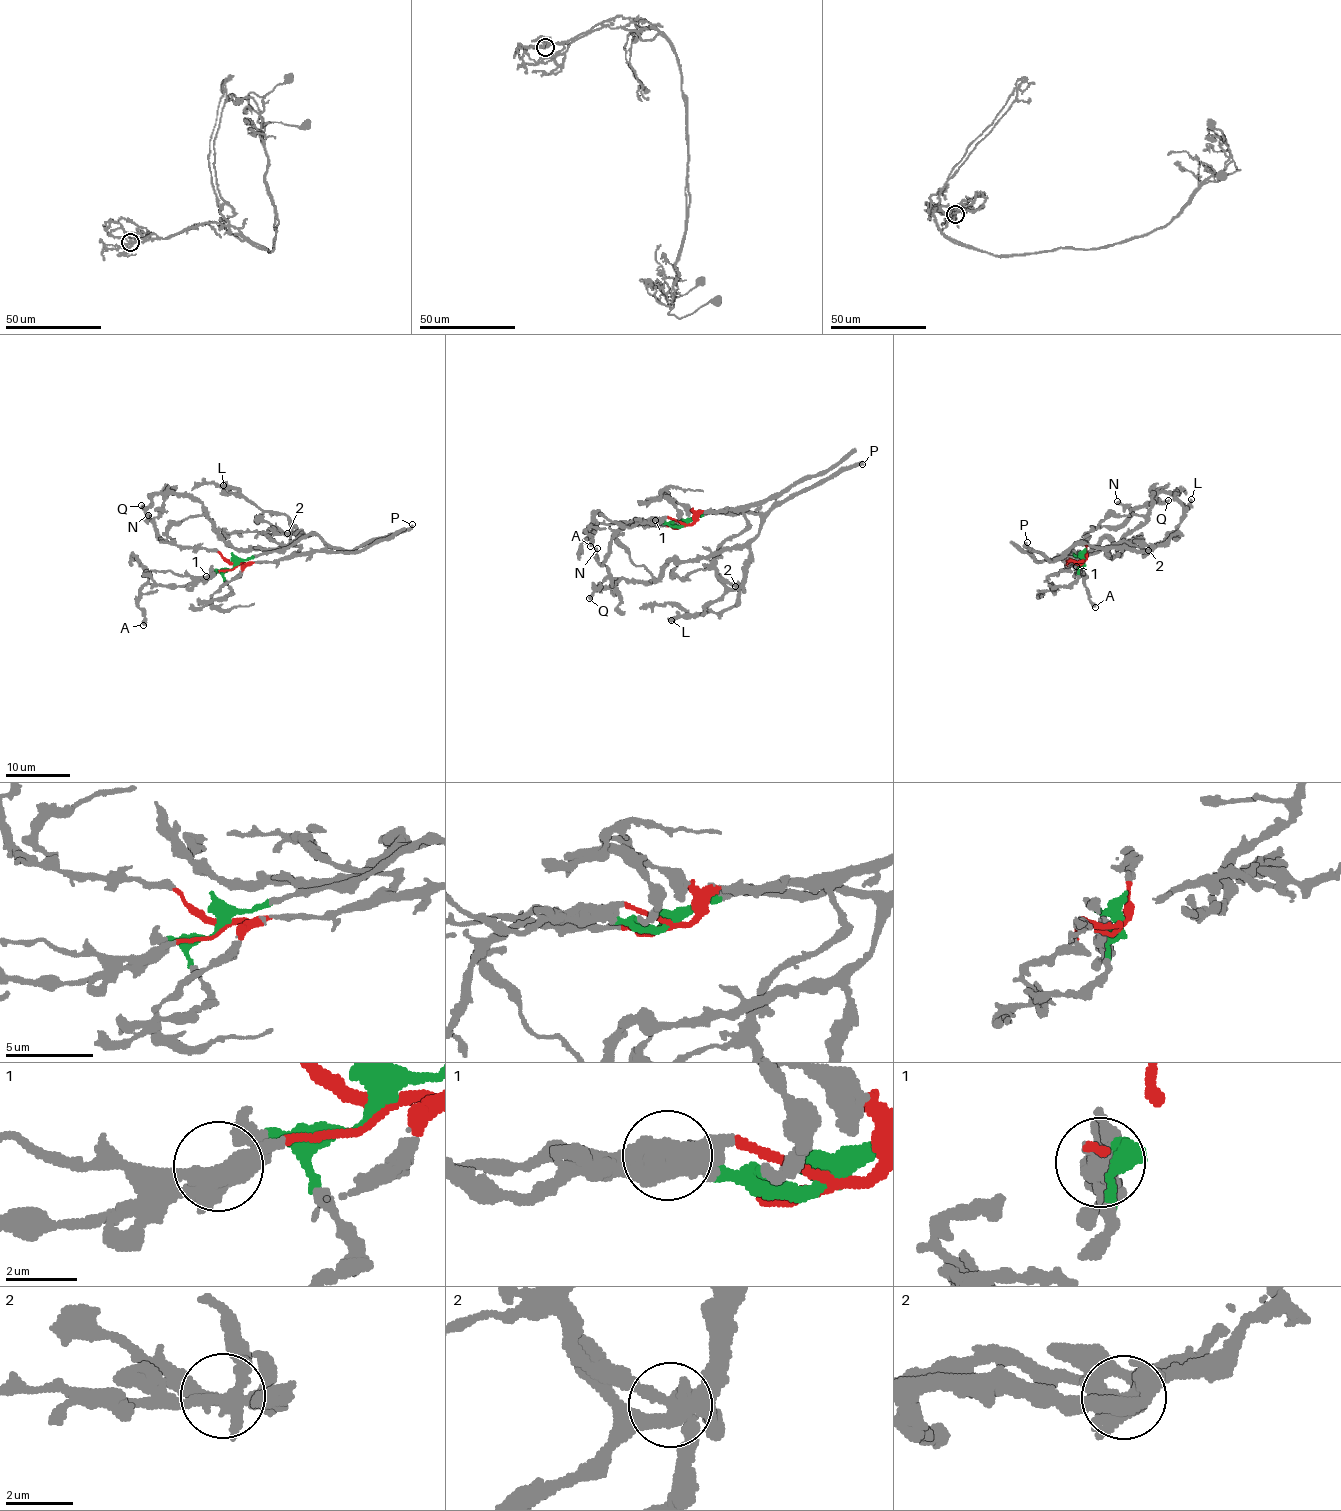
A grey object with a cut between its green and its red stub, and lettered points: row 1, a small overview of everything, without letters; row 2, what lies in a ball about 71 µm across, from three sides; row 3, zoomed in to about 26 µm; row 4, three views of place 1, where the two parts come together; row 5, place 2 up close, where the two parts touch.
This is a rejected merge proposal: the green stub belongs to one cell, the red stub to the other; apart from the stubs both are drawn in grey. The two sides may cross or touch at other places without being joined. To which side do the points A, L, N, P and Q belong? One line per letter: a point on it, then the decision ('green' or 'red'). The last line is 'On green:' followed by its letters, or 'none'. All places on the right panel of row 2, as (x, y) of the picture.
A: place (1095, 607); red
L: place (1191, 499); red
N: place (1117, 501); red
P: place (1027, 542); green
Q: place (1168, 500); green
On green: P, Q

